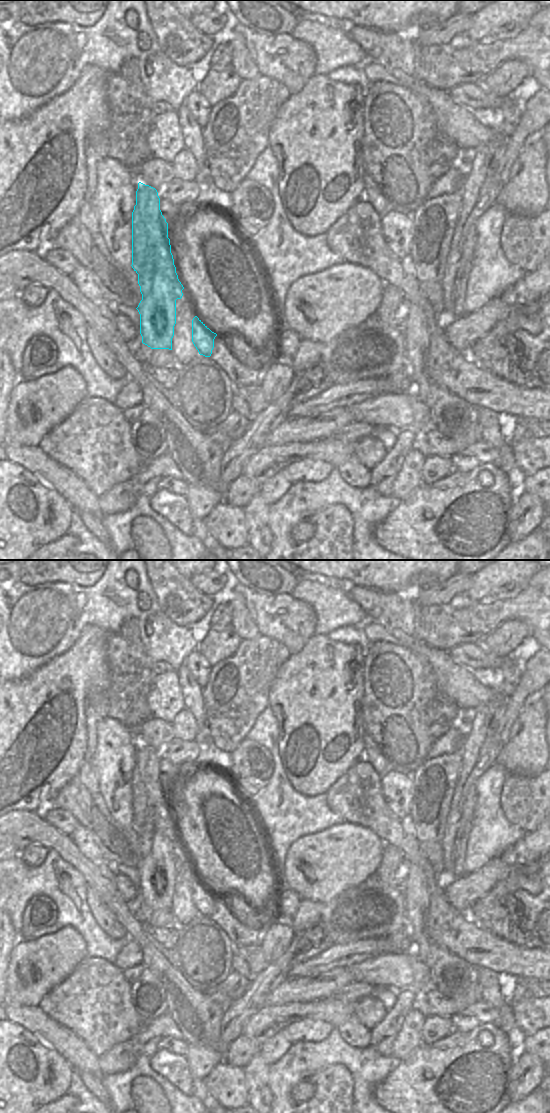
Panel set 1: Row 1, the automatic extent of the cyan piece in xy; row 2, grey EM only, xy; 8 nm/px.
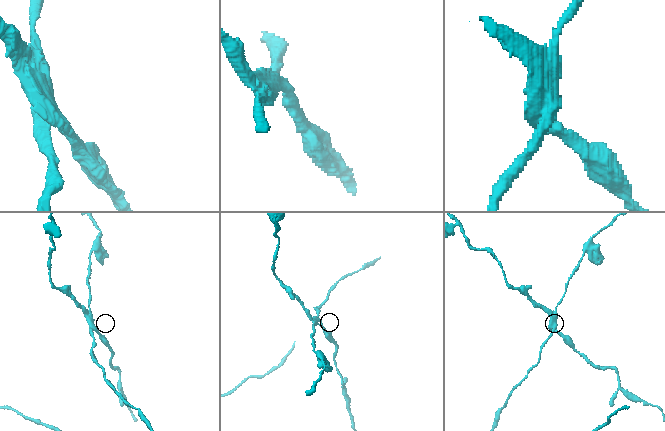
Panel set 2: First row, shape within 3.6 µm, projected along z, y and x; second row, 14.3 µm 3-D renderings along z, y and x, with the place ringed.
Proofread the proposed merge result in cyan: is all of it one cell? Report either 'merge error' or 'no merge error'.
merge error

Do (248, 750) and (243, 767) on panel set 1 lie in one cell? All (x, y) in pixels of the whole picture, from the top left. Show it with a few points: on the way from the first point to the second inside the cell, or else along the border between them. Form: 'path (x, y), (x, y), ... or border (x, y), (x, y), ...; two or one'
path (248, 754), (248, 760), (245, 763); one

